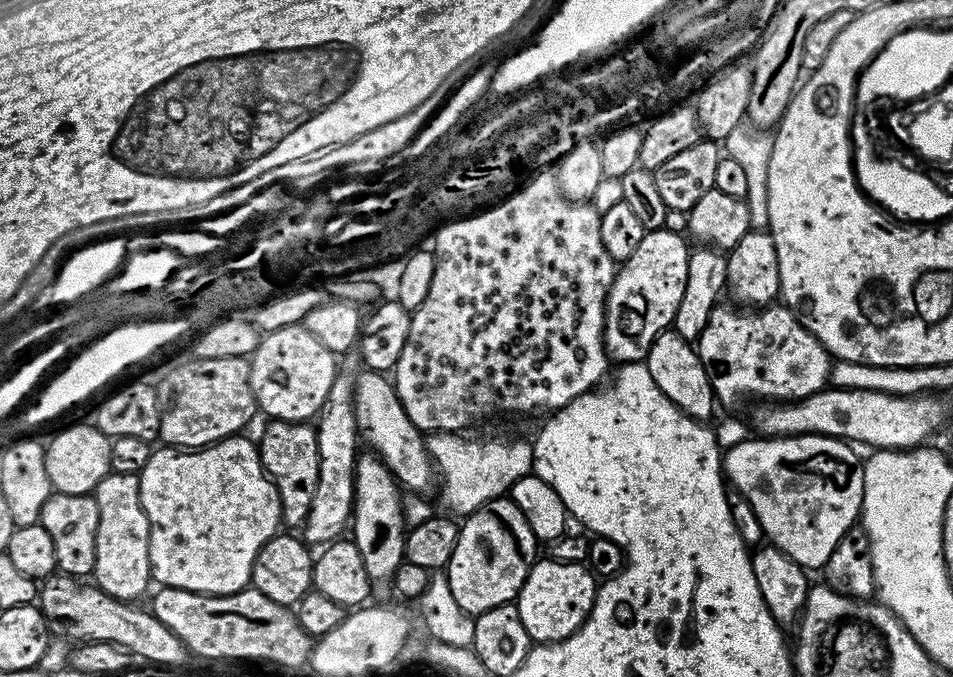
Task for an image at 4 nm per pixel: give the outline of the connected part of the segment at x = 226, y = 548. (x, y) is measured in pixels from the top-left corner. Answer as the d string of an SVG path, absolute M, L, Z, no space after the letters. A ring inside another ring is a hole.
M244 434L199 450L160 446L138 475L142 510L146 510L150 522L152 580L166 588L181 588L210 597L234 595L247 589L259 552L282 528L280 495L276 483L264 471L259 447L253 441L251 444Z

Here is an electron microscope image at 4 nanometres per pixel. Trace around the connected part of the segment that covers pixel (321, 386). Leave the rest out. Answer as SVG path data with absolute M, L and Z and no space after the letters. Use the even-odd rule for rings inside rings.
M300 322L274 329L257 346L250 363L252 393L256 395L259 411L276 422L311 421L326 402L338 371L338 360L331 347Z

